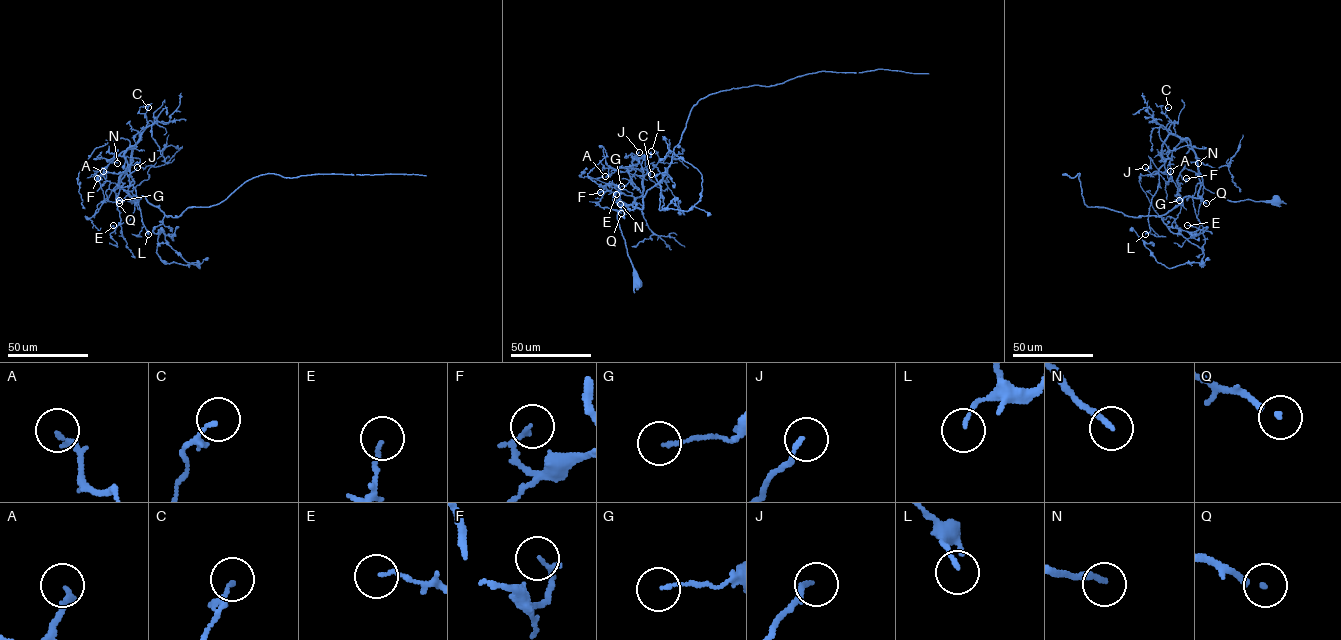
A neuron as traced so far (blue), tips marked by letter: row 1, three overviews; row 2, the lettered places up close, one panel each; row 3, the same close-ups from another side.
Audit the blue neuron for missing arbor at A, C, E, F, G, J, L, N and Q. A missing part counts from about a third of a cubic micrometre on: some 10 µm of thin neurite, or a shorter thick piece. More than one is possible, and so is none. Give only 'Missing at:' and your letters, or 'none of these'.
Missing at: Q

